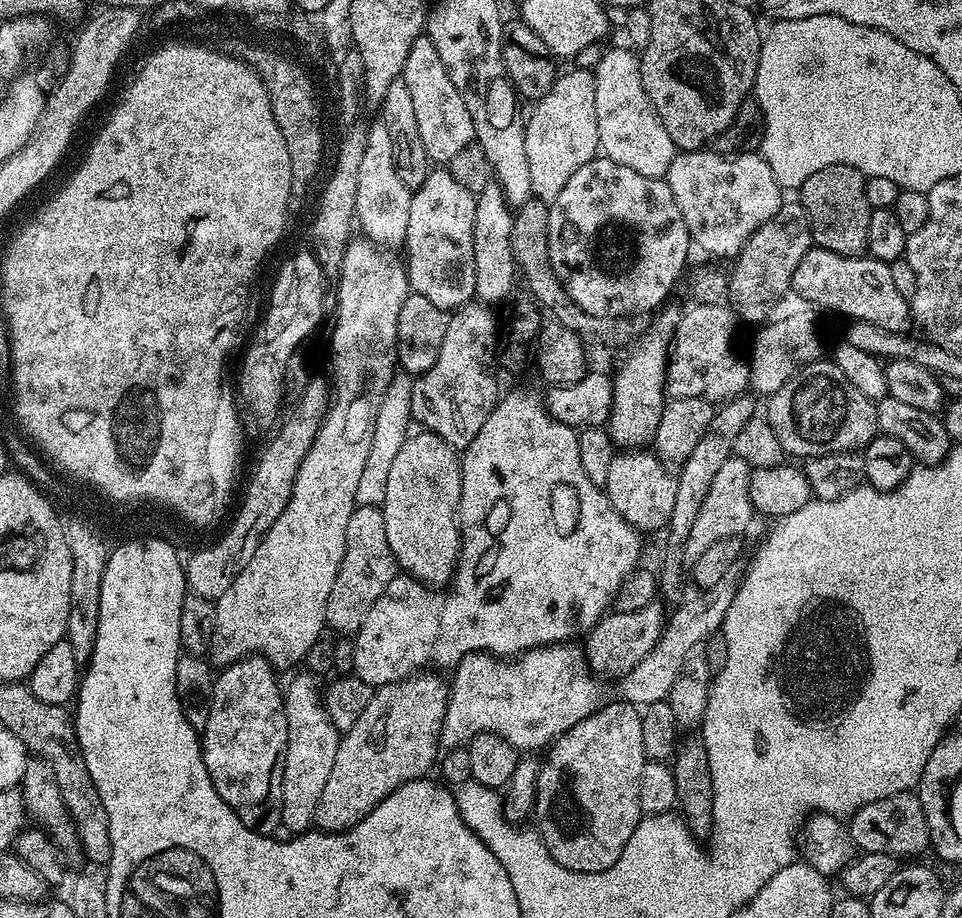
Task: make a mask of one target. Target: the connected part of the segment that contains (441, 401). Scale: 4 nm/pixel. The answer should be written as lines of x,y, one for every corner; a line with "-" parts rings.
480,302
466,304
457,309
449,319
438,354
438,362
413,381
411,392
413,419
460,452
468,448
470,442
474,440
492,409
490,400
473,396
476,392
474,384
490,381
494,374
493,369
487,364
480,364
480,360
476,360
476,352
472,352
468,344
476,344
476,324
480,324
480,320
490,320
494,316
495,313

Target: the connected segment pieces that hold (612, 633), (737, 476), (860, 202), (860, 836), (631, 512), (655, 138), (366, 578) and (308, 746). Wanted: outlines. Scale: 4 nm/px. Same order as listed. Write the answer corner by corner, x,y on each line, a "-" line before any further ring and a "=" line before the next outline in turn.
660,602
629,612
609,611
587,633
588,644
584,649
589,669
593,673
605,672
608,676
616,676
615,678
627,676
630,670
634,670
634,666
638,666
638,662
642,662
642,658
646,658
646,654
650,654
650,650
654,650
658,638
664,633
665,623
666,608
=
735,454
719,467
718,474
702,501
698,516
694,519
688,541
685,542
684,555
689,561
698,559
709,546
714,546
714,542
739,537
739,532
747,530
748,523
754,519
750,502
751,481
752,468
744,460
739,460
=
835,164
810,174
798,189
798,201
809,216
812,243
834,254
859,256
867,253
866,234
870,227
872,207
866,202
864,181
866,177
854,166
=
915,791
899,792
886,798
878,798
878,802
870,802
862,806
847,821
848,833
853,845
861,853
890,854
901,858
916,858
919,852
928,852
928,823
922,810
922,802
=
620,450
606,477
604,495
608,497
614,510
641,534
667,529
675,502
676,479
666,465
652,450
=
624,48
605,51
602,62
594,70
594,114
598,118
600,152
607,159
630,166
630,170
638,170
638,174
664,178
678,149
670,134
666,134
666,126
662,126
642,86
637,53
=
370,505
357,506
350,514
350,522
346,522
346,550
338,570
338,578
334,578
334,590
330,590
330,598
326,602
326,624
336,634
354,634
366,622
366,614
370,614
370,606
382,598
386,586
398,574
398,565
390,550
390,542
386,540
386,522
384,513
379,507
=
308,670
300,671
295,673
297,676
283,689
284,709
288,723
288,745
284,755
282,774
280,823
294,834
307,832
313,827
318,810
318,798
322,798
322,790
326,790
330,770
334,770
334,758
338,754
342,735
328,720
321,689
319,687
316,689
317,677

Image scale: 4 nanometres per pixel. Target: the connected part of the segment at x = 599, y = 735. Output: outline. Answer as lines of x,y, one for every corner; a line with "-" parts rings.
605,703
569,732
557,736
547,749
548,757
544,764
542,760
536,773
534,820
540,823
540,839
554,862
558,862
558,866
566,866
566,870
571,872
601,872
614,866
642,818
639,779
646,763
640,721
642,712
635,704
619,703

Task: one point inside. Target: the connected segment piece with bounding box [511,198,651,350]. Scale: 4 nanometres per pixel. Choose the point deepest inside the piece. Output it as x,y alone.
529,239

